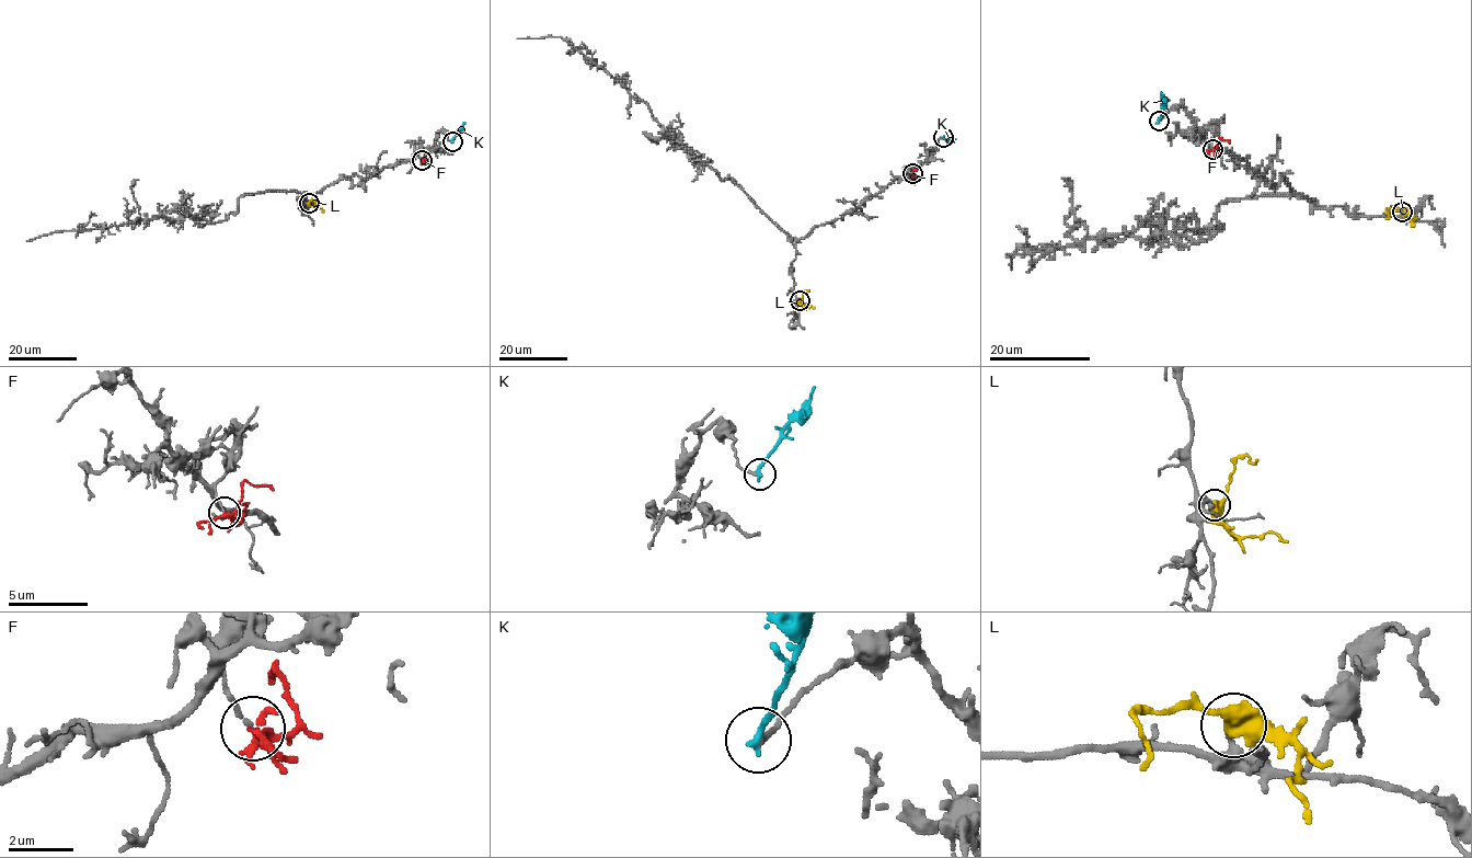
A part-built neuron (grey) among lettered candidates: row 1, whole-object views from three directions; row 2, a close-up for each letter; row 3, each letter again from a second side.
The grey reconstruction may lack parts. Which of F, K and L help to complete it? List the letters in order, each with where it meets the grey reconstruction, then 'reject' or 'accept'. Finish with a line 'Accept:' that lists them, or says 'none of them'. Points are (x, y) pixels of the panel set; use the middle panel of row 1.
F: contact (912, 173); reject
K: contact (943, 137); reject
L: contact (800, 300); reject
Accept: none of them

